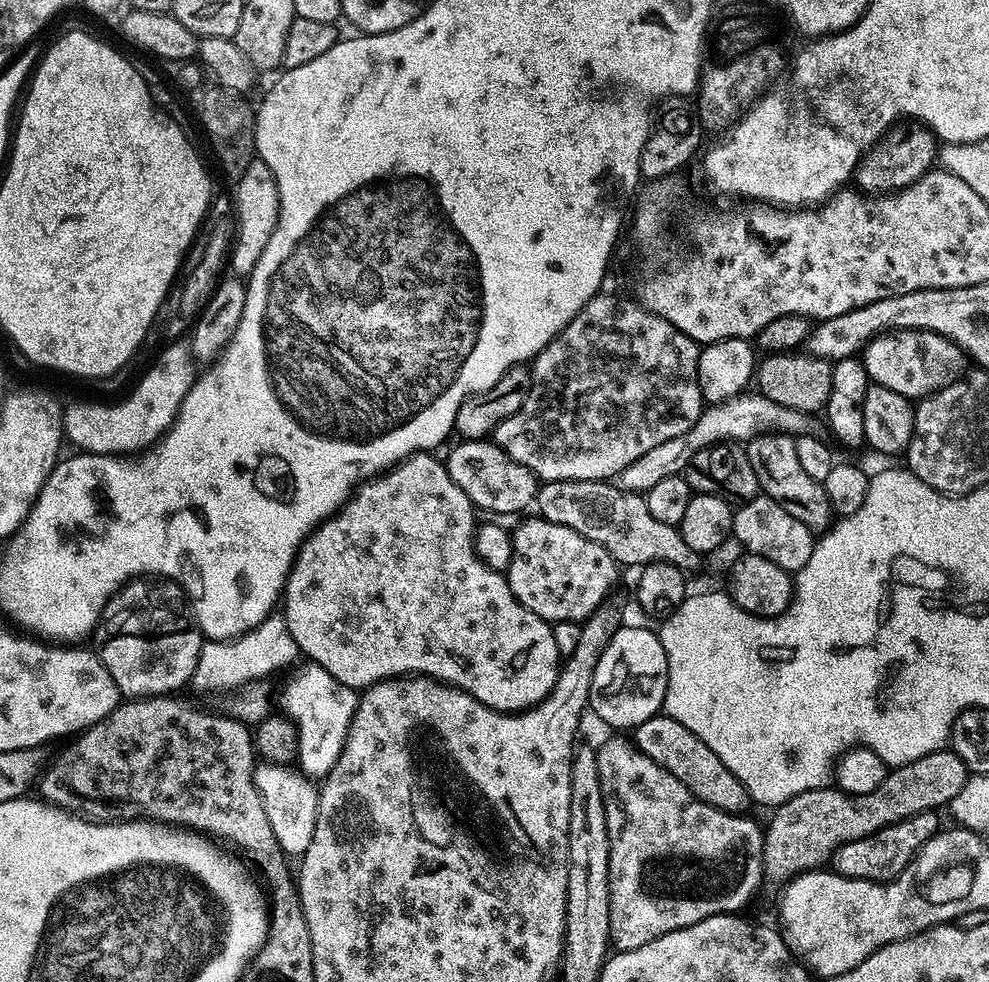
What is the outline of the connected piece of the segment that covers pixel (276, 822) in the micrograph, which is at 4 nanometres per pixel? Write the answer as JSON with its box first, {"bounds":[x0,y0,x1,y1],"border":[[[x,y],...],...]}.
{"bounds":[254,762,318,856],"border":[[[261,762],[254,768],[256,789],[262,798],[262,806],[266,810],[266,818],[270,818],[270,826],[276,835],[277,847],[288,854],[302,856],[314,838],[316,825],[316,805],[318,788],[299,767],[290,767],[284,762]]]}

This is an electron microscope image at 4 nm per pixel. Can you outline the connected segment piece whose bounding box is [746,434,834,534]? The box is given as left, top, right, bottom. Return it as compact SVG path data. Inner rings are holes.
M765 434L752 437L747 441L746 447L750 466L754 466L754 474L760 483L760 492L778 501L786 514L798 518L798 522L802 522L802 526L806 526L813 534L827 532L834 520L832 507L826 498L823 483L810 478L810 474L802 470L798 462L795 439L788 434Z

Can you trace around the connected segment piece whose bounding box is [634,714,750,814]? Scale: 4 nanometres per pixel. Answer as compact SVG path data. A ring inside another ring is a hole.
M653 714L640 721L634 735L635 745L645 755L658 766L664 767L674 778L678 778L702 802L722 812L747 813L750 797L746 786L724 765L722 758L718 758L718 754L714 754L714 750L710 750L702 738L686 730L682 722L667 714Z

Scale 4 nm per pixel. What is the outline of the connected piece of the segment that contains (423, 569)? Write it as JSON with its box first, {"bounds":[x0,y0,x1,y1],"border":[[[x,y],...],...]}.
{"bounds":[322,454,562,714],"border":[[[420,454],[416,456],[414,466],[408,470],[408,480],[400,484],[396,480],[396,486],[388,482],[388,498],[372,498],[376,504],[372,504],[372,514],[360,514],[356,520],[354,530],[360,532],[360,540],[366,542],[356,542],[356,546],[364,552],[360,552],[362,560],[362,570],[366,574],[366,600],[362,604],[362,612],[358,612],[358,620],[340,632],[340,642],[338,648],[332,652],[332,660],[322,660],[322,668],[325,668],[335,680],[342,682],[347,688],[363,690],[376,684],[377,681],[398,676],[401,674],[427,674],[433,678],[441,679],[445,682],[451,682],[455,687],[463,688],[470,693],[478,702],[482,702],[486,707],[492,708],[495,712],[505,714],[520,714],[525,710],[535,709],[541,700],[547,700],[556,687],[558,673],[556,673],[556,663],[562,660],[558,646],[554,646],[554,634],[552,633],[552,624],[542,619],[538,614],[534,614],[510,590],[508,578],[504,572],[496,572],[493,568],[488,568],[476,557],[474,547],[474,523],[472,524],[472,512],[474,505],[468,499],[468,495],[458,487],[450,478],[447,467],[440,464],[432,457],[432,454]]]}

